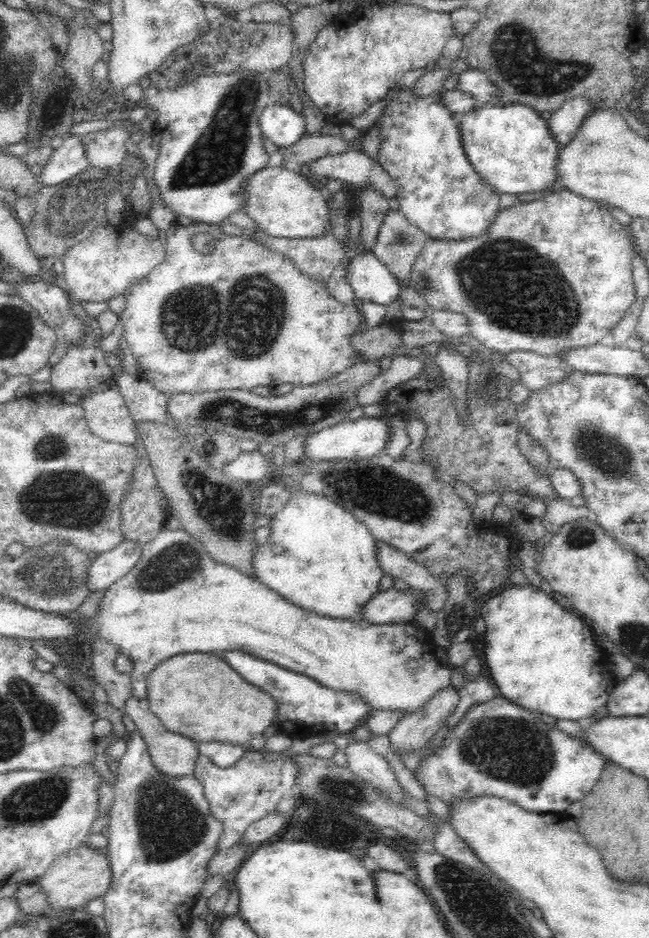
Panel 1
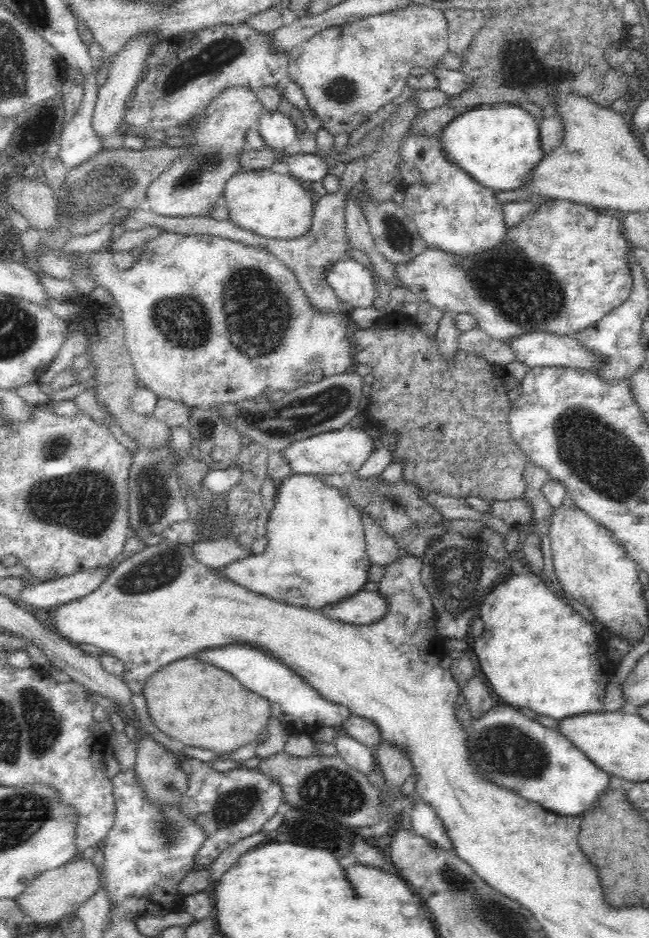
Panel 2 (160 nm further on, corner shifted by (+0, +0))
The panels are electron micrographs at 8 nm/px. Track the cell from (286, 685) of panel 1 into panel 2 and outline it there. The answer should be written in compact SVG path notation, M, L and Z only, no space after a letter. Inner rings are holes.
M238 643L198 650L193 656L204 663L229 672L244 688L266 698L270 703L271 716L282 722L289 734L312 735L321 727L338 729L342 725L342 720L346 720L346 717L351 715L346 707L324 700L310 684L281 660L251 644Z

